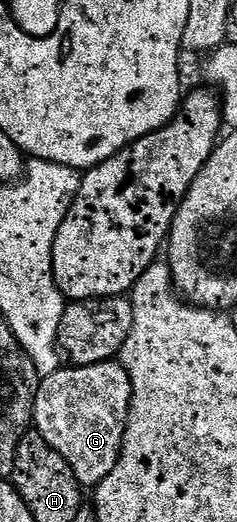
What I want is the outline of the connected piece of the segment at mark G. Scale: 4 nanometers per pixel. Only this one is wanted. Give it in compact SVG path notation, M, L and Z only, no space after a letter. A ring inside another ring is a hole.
M117 359L105 360L92 366L63 366L50 376L41 377L34 403L33 427L72 466L72 474L76 474L79 484L87 489L97 488L112 469L122 453L122 443L126 427L130 421L130 407L132 406L132 382L128 370Z

